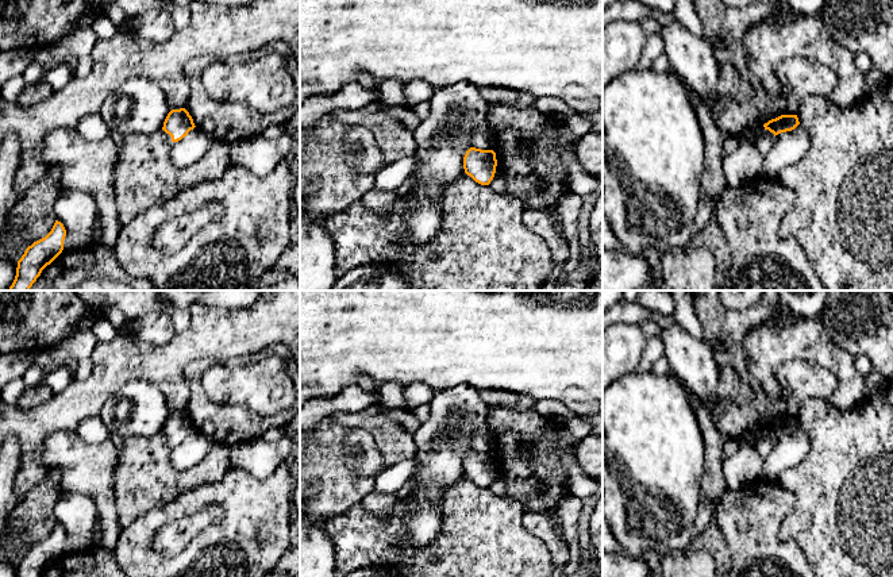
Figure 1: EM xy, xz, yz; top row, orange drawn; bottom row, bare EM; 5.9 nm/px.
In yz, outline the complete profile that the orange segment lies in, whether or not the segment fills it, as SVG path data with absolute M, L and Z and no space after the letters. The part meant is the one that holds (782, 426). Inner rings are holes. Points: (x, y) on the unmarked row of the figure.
M781 418L763 427L765 432L775 438L794 432L800 427L797 418Z

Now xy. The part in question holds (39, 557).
M55 523L51 534L28 549L18 563L16 577L41 577L63 553L66 532Z

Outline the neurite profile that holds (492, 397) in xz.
M481 391L480 396L490 408L501 407L511 408L517 412L527 412L535 405L535 400L532 397L507 391Z

